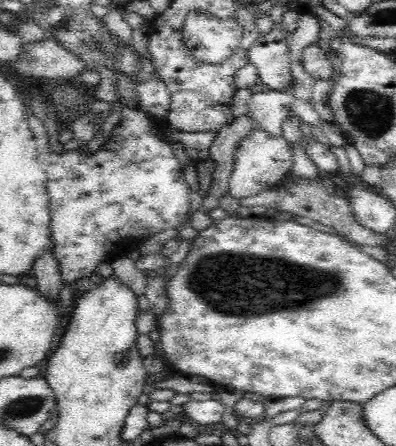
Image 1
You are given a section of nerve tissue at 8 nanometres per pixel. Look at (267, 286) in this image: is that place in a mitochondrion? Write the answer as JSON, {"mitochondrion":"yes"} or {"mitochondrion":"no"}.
{"mitochondrion":"yes"}

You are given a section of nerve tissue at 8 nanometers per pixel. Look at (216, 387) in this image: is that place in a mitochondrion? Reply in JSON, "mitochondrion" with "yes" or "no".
{"mitochondrion":"no"}

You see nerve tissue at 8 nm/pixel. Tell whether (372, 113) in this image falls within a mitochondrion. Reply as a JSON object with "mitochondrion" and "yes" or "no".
{"mitochondrion":"yes"}

